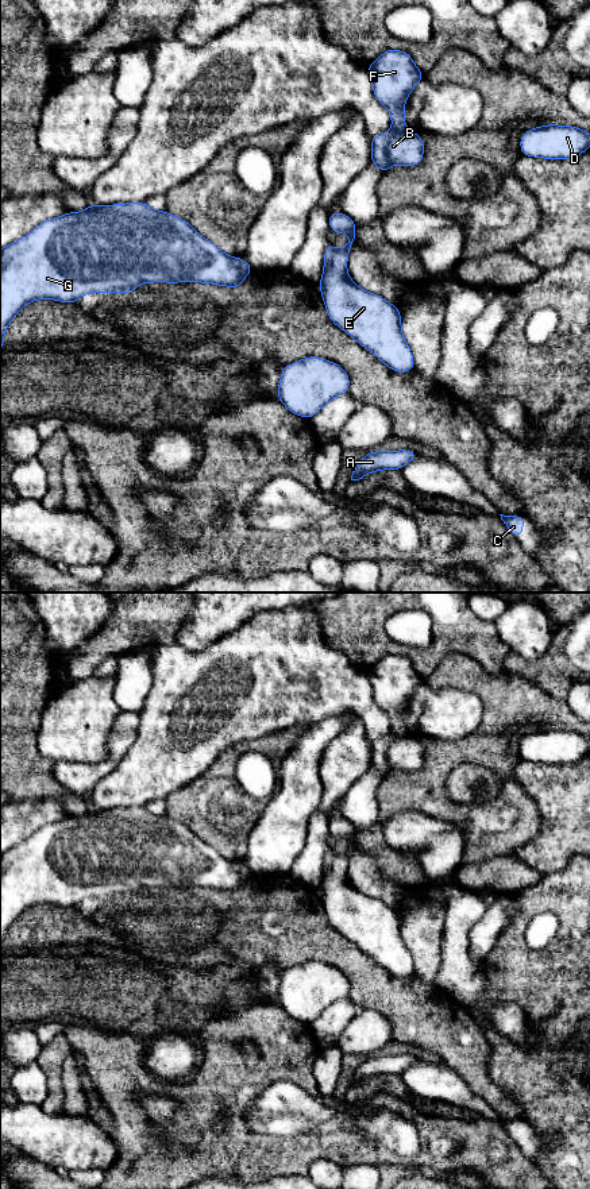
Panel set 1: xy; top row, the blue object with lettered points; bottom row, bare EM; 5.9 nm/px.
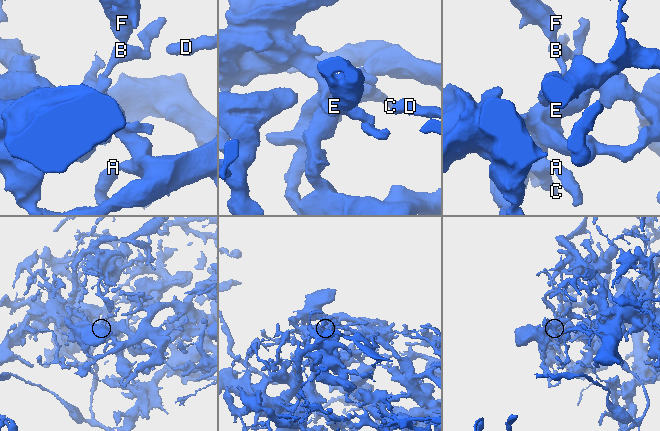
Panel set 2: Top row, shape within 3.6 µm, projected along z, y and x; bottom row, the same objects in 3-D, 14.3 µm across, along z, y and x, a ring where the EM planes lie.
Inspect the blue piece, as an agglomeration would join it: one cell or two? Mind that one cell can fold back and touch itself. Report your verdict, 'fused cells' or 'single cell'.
fused cells

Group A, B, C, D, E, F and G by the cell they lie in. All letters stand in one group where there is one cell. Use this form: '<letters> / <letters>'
A C D E F G / B

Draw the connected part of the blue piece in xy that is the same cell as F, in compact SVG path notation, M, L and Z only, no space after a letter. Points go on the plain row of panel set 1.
M396 653L385 655L366 673L375 703L390 718L392 736L405 736L405 706L425 679L409 657Z

